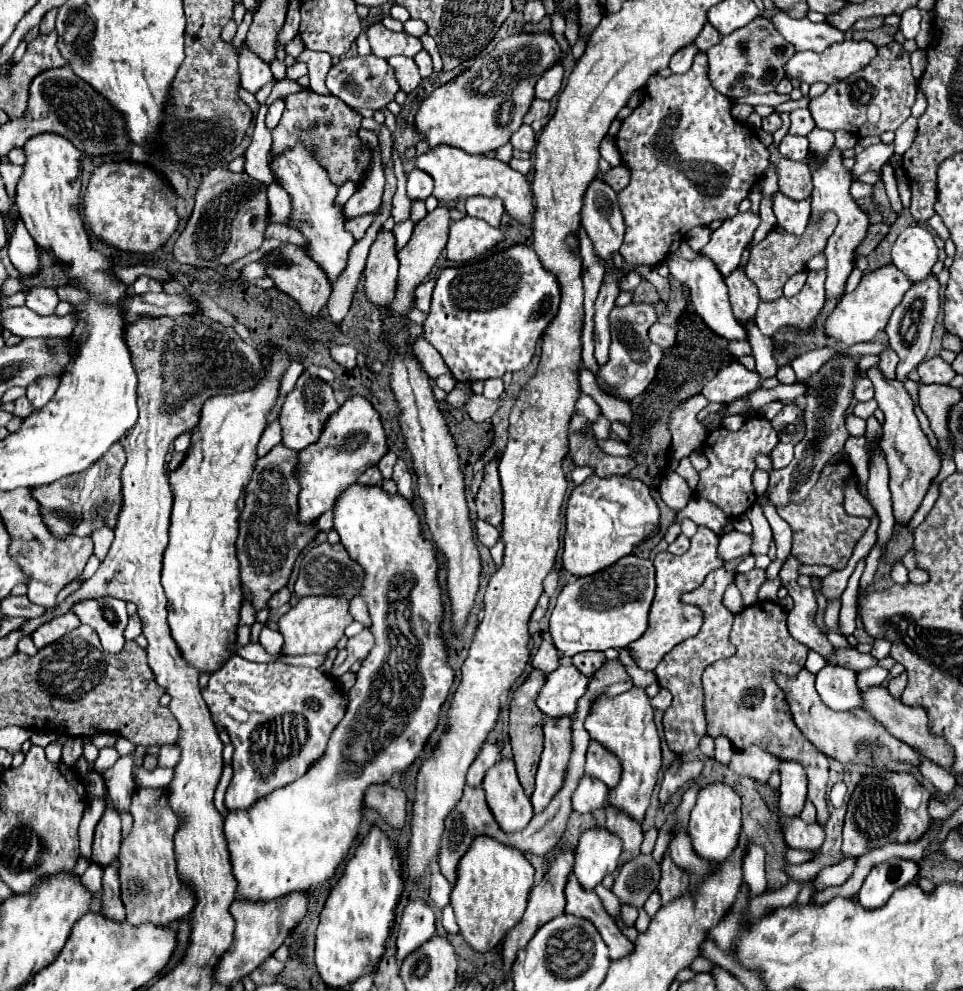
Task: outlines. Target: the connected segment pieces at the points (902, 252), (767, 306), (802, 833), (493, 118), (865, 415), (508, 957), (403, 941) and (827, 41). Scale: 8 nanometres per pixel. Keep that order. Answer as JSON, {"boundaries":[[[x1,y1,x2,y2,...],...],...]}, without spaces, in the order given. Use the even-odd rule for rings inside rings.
{"boundaries":[[[906,228,894,242,892,264,912,280,912,284,924,280,938,260,938,248,934,236,922,228]],[[810,270,804,288,796,296,792,296,788,300,776,298,772,302,760,302,754,320,756,320,756,326,760,326,760,332,764,336,776,334,782,326,796,326,800,330,808,330,814,324,814,318,818,316,822,306,824,306,824,270,818,270,818,272]],[[792,818,786,822,786,826,784,840,788,848,816,852,824,844,824,830,818,824,804,824,800,818]],[[530,32,508,36,492,50,492,54,478,58,468,70,464,70,458,78,450,80,448,84,436,88,420,106,416,114,416,128,424,136,430,148,436,144,450,144,462,148,470,154,492,154,498,146,506,144,510,136,522,126,522,118,528,112,534,100,534,86,540,76,558,60,558,44,550,32]],[[868,400,868,402,858,402,854,406,852,414,858,416,858,418,862,418,862,420,868,420,874,414,874,410,876,410,876,400]],[[568,850,568,852,562,852,562,856,556,856,556,860,550,864,550,868,546,870,544,878,540,884,536,884,532,890,530,890,530,900,528,900,528,908,524,912,524,918,522,922,512,928,506,938,504,938,504,944,502,944,502,956,504,956,504,968,512,968,512,962,516,958,516,952,520,948,524,948,530,938,536,934,536,930,550,922,552,918,564,914,564,906,566,906,566,898,564,898,564,888,566,888,566,882,568,882,568,876,572,872,572,866,574,866,574,852]],[[412,900,404,908,398,928,398,940,396,940,400,960,404,960,410,952,414,952,418,946,422,946,434,936,436,932,434,918,436,916,432,908,422,900]],[[776,8,776,14,770,18,776,30,796,48,810,52,824,52,828,46,836,42,844,42,844,32,832,28,830,24,814,24,808,18,794,20,786,12]]]}

